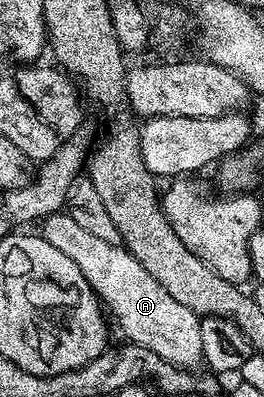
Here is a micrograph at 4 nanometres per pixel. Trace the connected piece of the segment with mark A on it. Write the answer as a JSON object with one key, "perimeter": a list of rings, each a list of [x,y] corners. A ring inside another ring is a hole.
{"perimeter":[[[66,211],[42,218],[42,225],[41,236],[81,267],[81,275],[85,275],[106,310],[119,320],[130,344],[145,347],[153,351],[153,355],[161,355],[161,359],[179,369],[195,371],[199,364],[204,364],[200,317],[189,311],[189,307],[177,303],[177,299],[173,299],[173,295],[169,295],[169,291],[165,291],[165,287],[161,287],[161,283],[157,283],[141,263],[137,263],[128,249],[122,244],[114,245],[107,241],[104,235],[93,235],[93,231],[80,227]]]}

